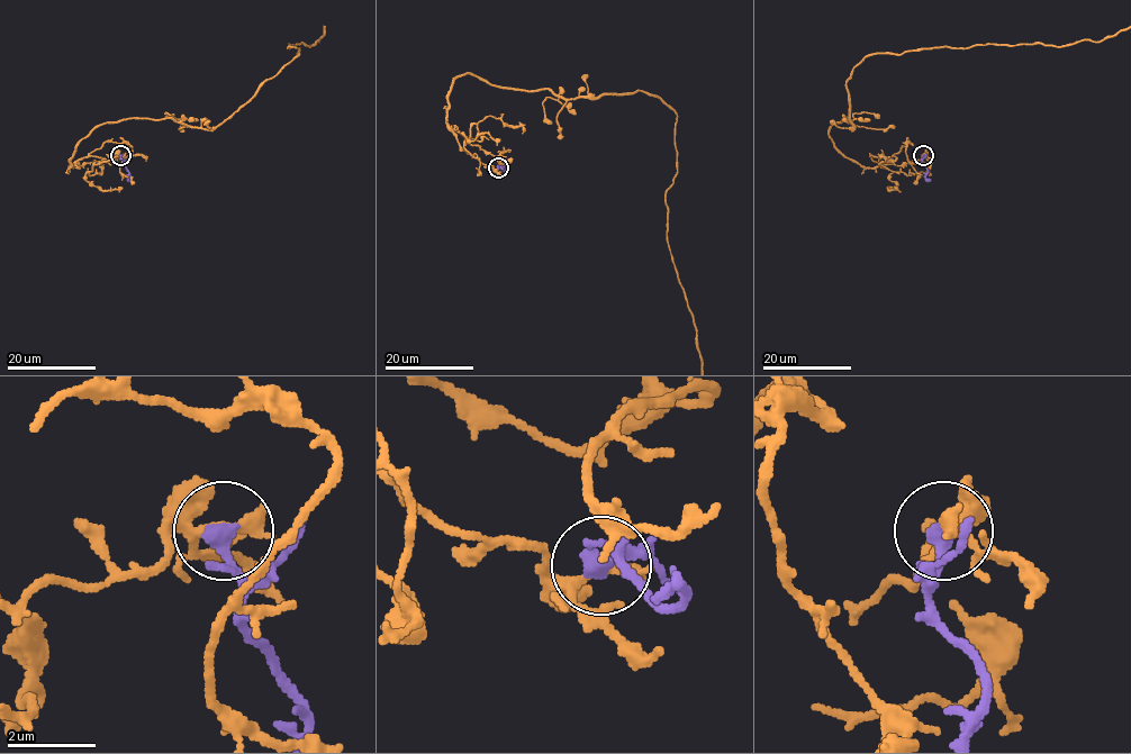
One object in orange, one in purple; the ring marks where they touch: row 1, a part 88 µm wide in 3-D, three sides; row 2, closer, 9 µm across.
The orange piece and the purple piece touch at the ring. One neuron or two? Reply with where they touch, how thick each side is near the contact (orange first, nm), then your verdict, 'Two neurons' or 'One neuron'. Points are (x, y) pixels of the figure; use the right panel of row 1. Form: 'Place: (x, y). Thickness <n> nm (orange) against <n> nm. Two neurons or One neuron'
Place: (923, 155). Thickness 240 nm (orange) against 440 nm. Two neurons

